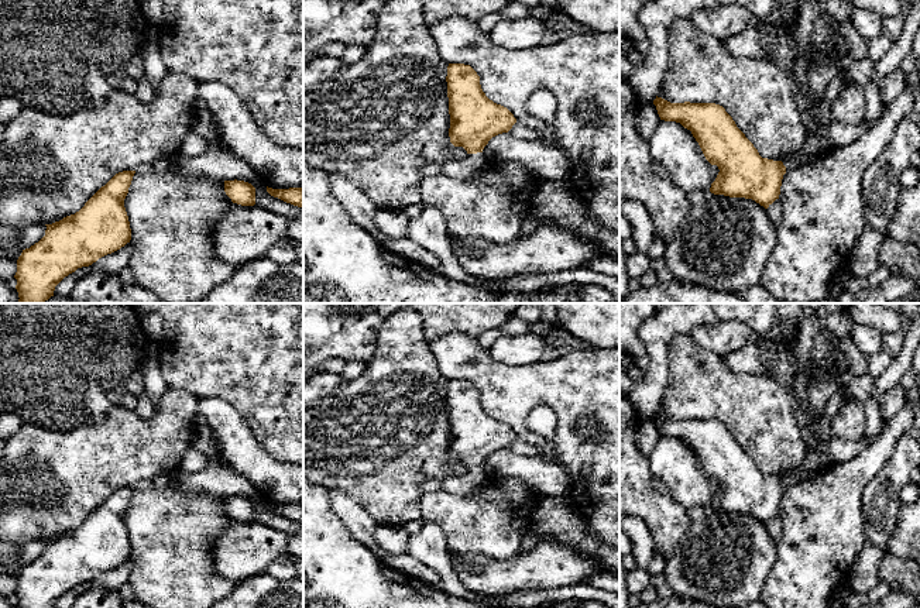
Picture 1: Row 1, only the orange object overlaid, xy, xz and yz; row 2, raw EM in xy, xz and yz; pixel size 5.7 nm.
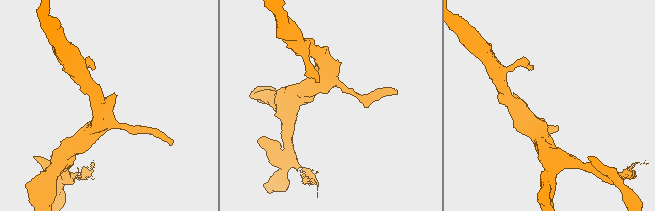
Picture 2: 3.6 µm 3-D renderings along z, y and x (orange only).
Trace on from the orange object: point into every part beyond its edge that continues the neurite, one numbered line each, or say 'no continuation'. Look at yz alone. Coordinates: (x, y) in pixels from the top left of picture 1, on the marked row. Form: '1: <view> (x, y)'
1: yz (812, 148)

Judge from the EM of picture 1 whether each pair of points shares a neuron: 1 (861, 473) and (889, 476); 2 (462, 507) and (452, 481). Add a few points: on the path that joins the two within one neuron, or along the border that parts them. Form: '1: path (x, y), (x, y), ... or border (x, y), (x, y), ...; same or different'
1: border (895, 446), (884, 467), (865, 487), (861, 504); different
2: border (486, 477), (469, 495), (453, 495), (442, 490); different

